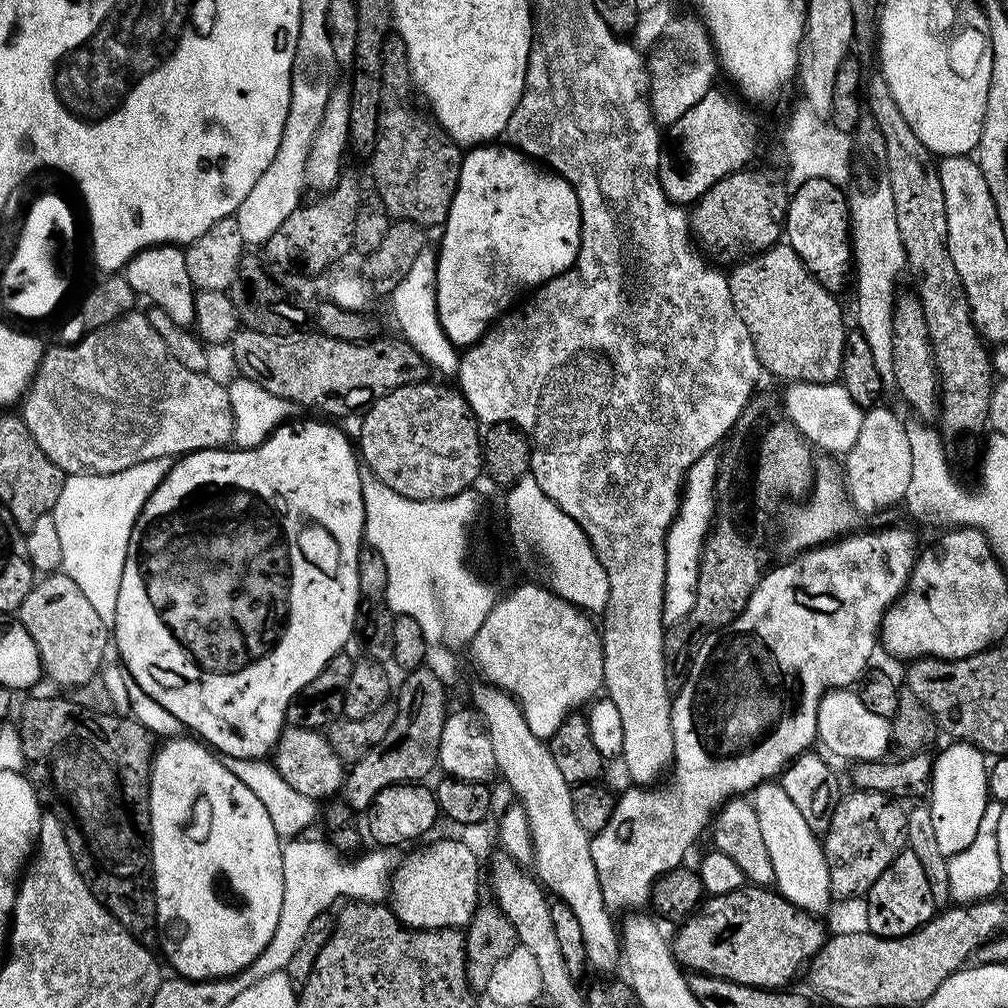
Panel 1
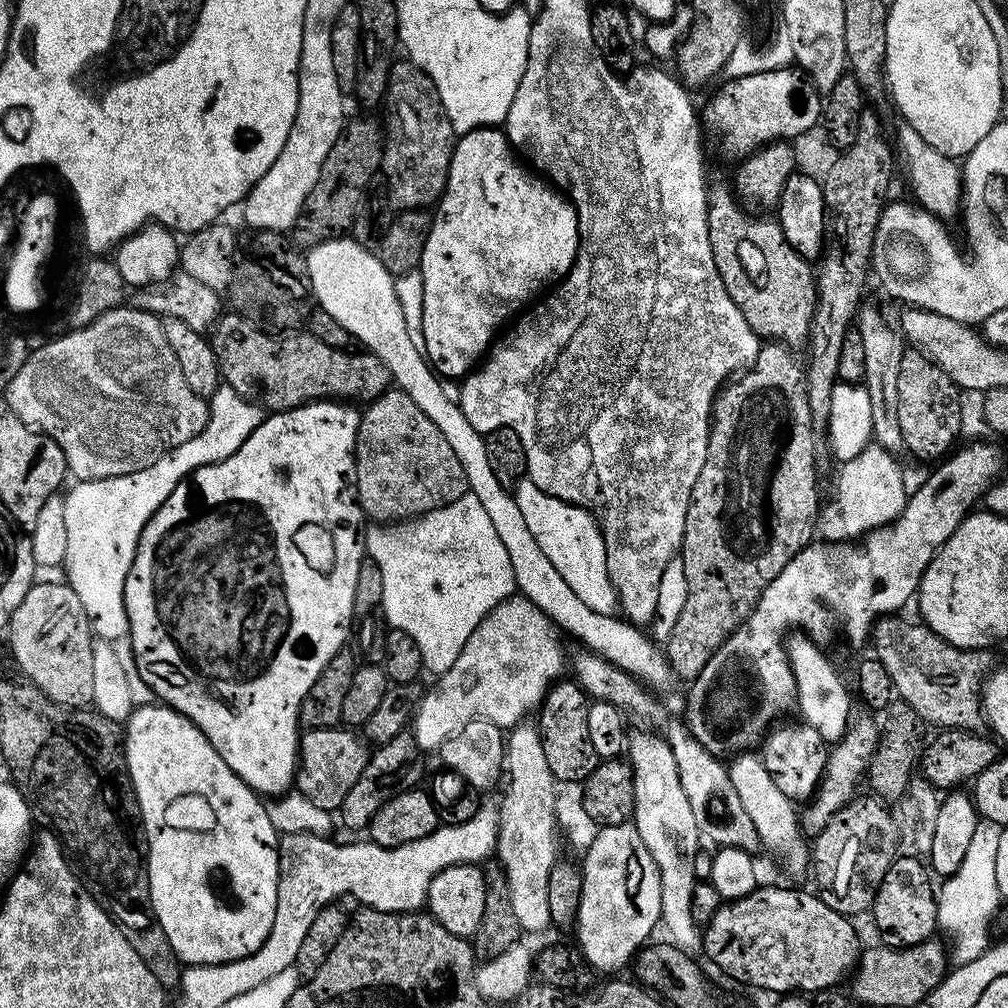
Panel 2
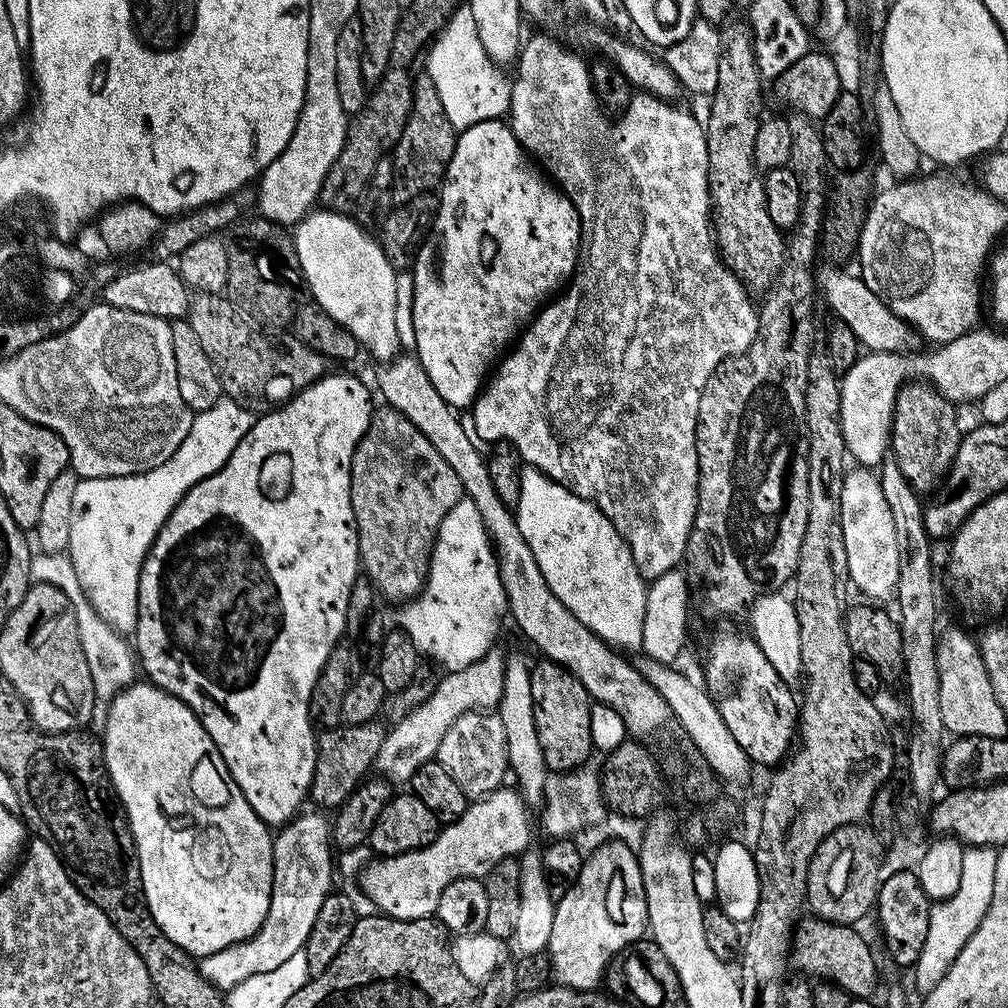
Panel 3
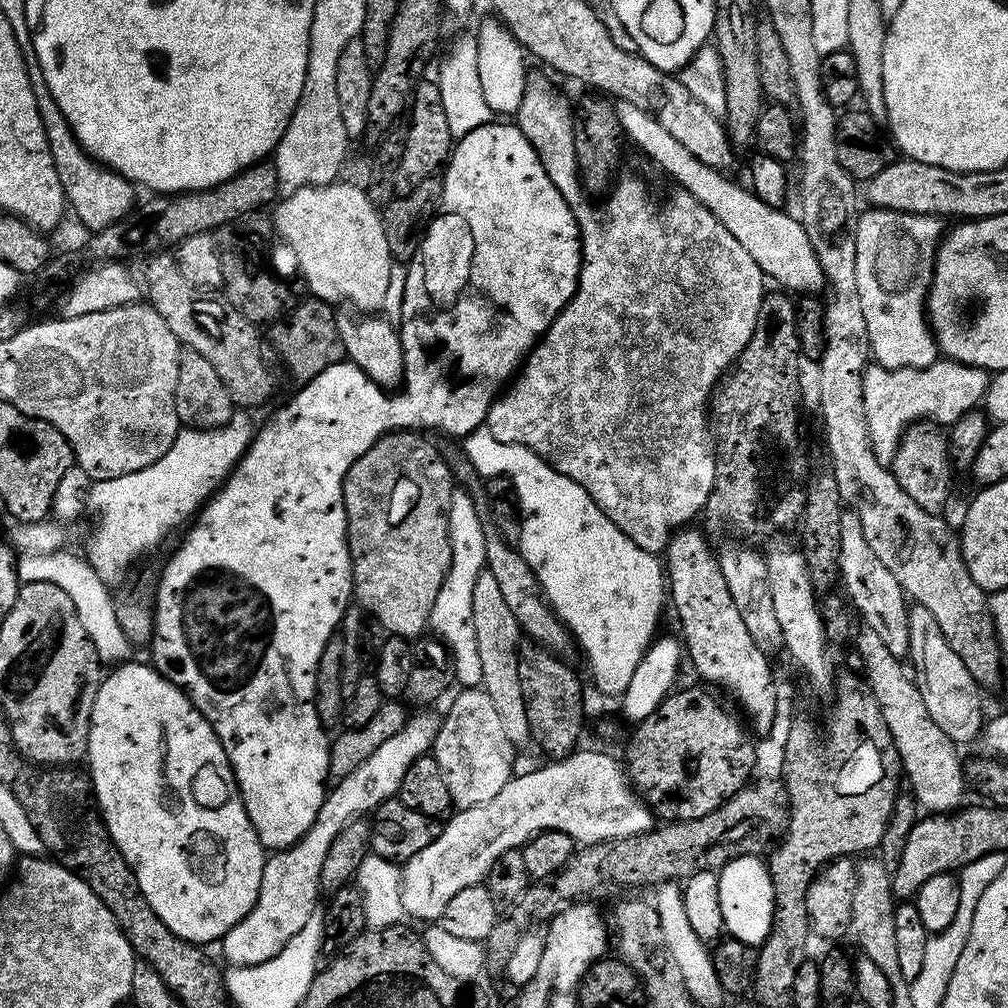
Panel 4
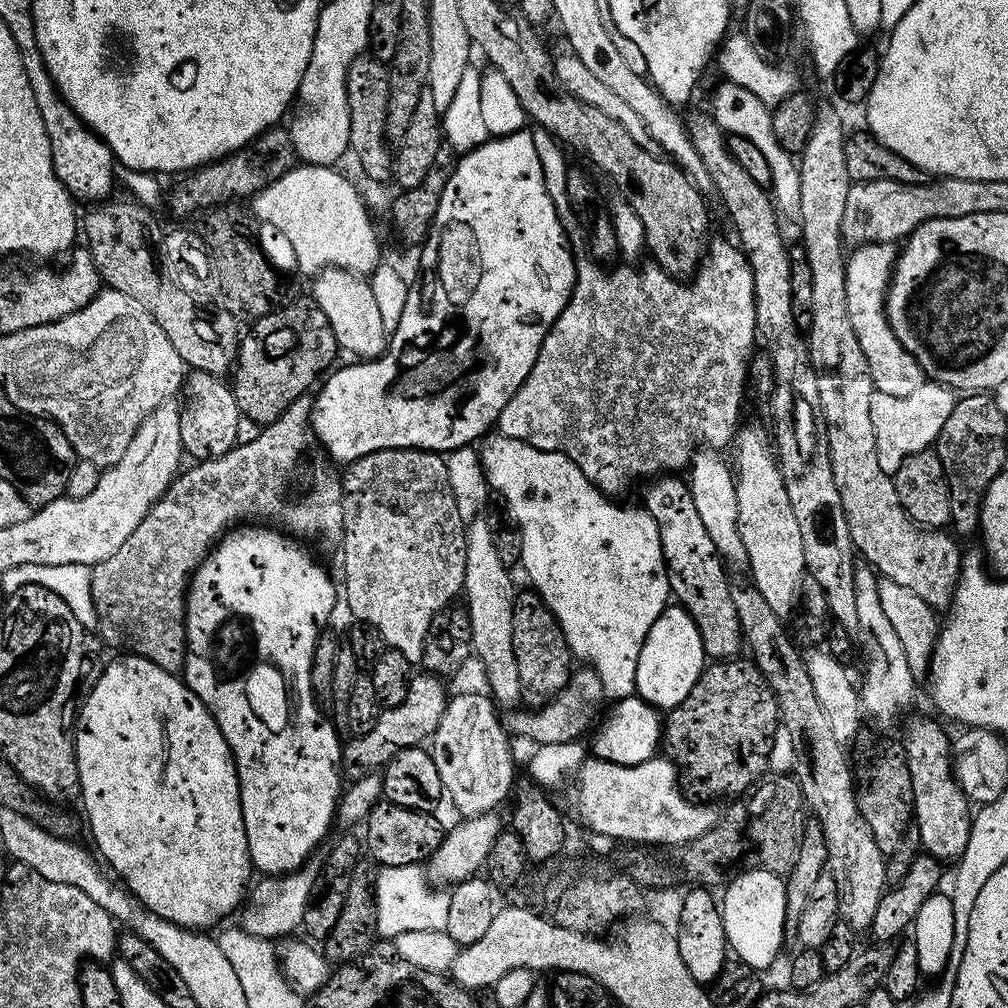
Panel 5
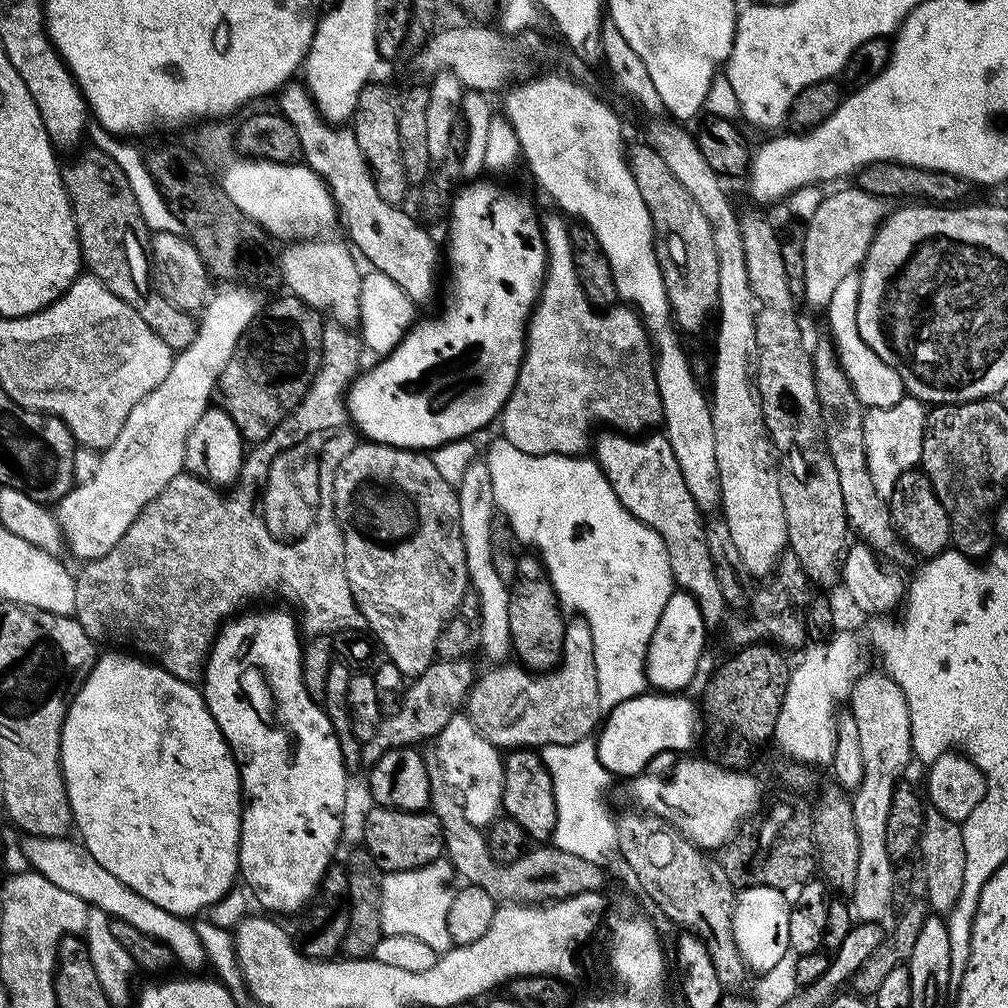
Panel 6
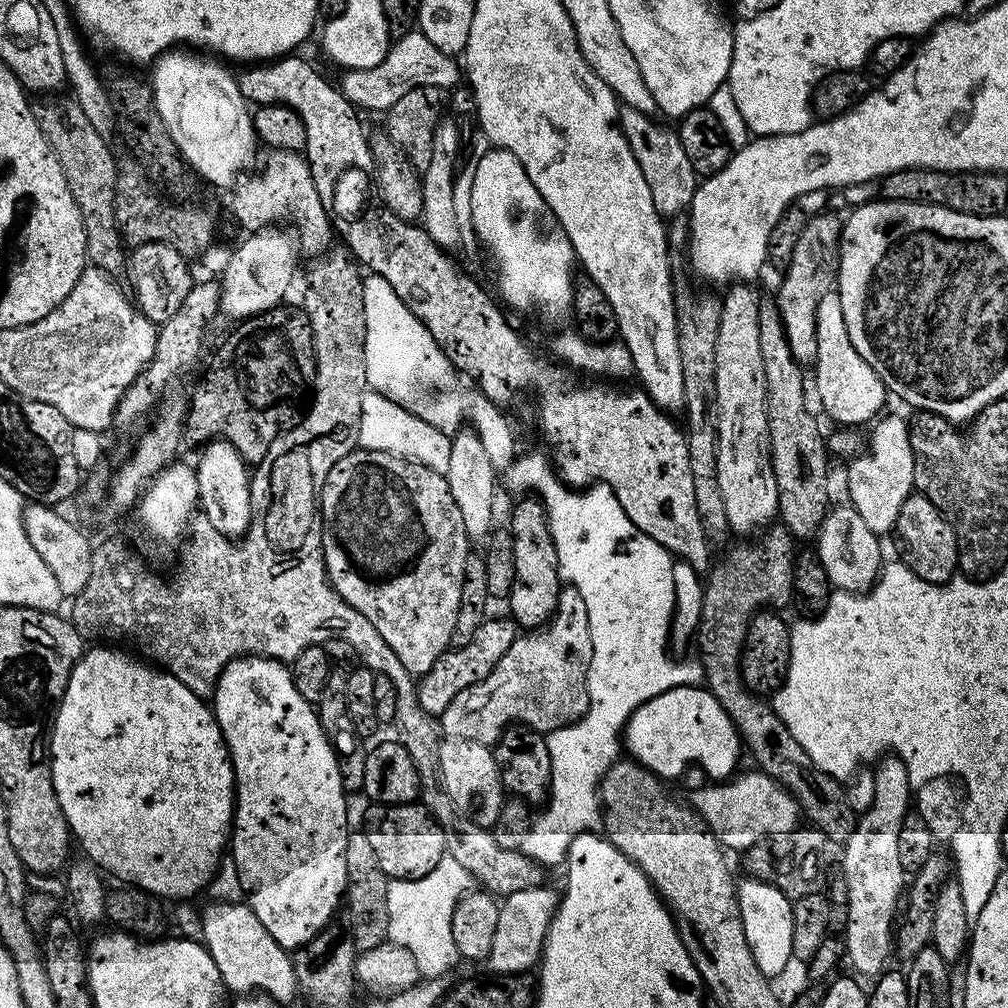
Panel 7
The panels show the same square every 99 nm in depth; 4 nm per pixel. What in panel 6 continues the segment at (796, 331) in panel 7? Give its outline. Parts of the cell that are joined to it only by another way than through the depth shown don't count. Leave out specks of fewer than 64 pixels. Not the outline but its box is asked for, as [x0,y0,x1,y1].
[804,186,886,309]

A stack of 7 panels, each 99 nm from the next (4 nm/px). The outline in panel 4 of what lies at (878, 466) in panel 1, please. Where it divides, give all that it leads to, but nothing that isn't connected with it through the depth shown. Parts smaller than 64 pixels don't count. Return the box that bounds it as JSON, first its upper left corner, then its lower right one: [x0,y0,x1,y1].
[839,510,908,658]

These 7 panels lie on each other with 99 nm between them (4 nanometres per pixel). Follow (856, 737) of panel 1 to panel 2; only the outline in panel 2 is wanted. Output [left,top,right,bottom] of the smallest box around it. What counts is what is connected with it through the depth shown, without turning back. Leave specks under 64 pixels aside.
[786,634,852,742]

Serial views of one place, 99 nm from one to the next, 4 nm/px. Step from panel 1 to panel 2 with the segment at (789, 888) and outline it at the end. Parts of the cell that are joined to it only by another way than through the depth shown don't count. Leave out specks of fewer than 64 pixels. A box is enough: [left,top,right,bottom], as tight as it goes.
[728,753,810,874]

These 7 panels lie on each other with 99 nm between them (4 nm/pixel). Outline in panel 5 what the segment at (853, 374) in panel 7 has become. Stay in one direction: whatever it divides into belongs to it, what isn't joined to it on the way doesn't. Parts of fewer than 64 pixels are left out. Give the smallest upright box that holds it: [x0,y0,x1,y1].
[846,243,926,396]

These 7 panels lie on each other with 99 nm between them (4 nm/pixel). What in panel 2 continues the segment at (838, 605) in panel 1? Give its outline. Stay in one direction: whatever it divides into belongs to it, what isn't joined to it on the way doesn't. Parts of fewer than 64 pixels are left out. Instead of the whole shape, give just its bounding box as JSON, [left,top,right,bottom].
[574,444,1005,974]

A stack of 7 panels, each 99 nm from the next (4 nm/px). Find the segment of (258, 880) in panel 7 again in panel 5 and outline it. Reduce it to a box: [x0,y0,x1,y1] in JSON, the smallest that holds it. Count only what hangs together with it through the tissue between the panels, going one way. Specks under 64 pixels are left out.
[182,526,342,874]

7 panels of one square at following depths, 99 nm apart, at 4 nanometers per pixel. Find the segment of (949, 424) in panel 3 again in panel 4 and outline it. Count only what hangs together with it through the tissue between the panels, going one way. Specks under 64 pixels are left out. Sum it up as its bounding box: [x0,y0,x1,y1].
[890,422,954,514]

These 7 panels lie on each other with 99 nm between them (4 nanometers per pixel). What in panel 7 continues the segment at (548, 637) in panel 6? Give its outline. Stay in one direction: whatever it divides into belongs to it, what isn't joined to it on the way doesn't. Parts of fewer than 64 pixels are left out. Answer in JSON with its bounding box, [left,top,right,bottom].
[506,498,562,630]

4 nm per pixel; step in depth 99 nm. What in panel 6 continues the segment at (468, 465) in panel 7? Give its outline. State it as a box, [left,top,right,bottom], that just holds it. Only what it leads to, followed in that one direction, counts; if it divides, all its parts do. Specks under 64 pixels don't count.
[455,458,513,662]

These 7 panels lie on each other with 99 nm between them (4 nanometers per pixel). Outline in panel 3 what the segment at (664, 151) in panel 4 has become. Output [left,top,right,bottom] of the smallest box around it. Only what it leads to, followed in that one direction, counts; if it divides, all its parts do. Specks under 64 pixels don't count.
[818,266,913,353]

